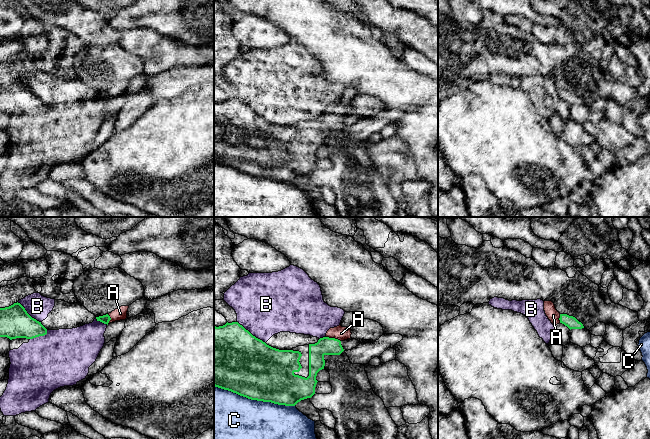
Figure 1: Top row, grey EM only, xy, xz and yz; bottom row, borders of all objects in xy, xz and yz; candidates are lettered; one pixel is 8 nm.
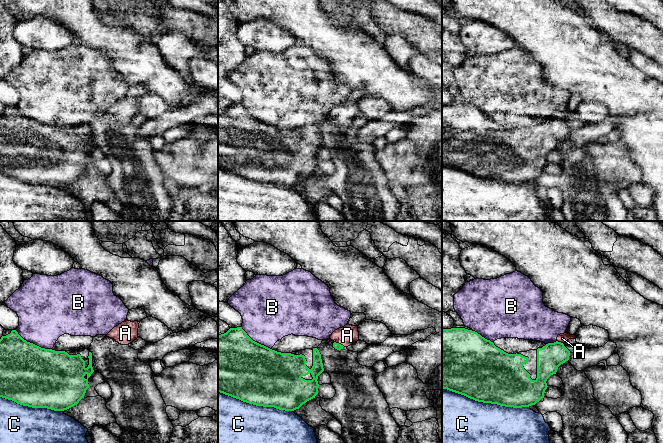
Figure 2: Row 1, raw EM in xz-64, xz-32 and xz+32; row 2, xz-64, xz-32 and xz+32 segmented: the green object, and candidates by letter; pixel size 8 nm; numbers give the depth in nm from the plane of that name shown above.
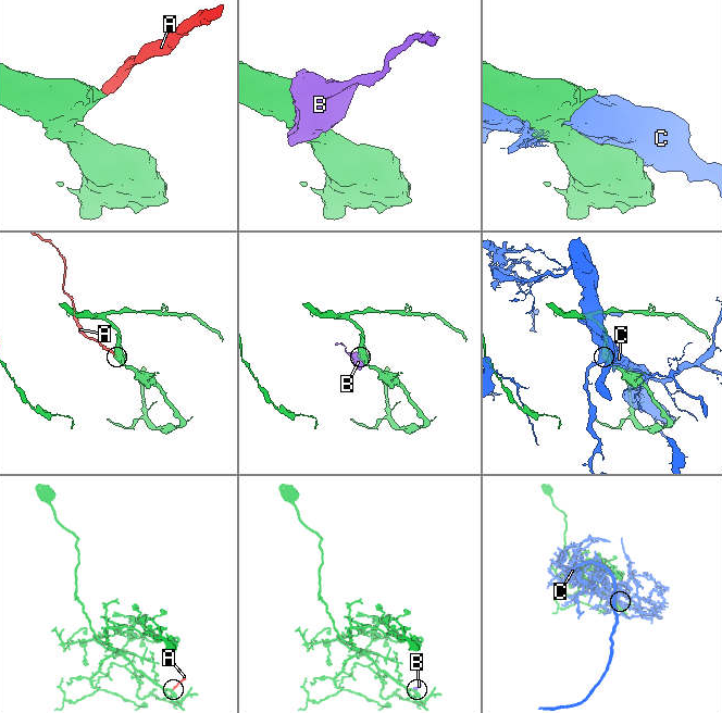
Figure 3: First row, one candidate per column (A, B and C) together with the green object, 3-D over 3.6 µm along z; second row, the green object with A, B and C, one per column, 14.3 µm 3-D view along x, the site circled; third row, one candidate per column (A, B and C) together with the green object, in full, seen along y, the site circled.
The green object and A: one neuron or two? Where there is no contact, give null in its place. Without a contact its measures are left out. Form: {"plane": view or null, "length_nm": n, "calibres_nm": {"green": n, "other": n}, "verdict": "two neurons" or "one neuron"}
{"plane": "xz", "length_nm": 130, "calibres_nm": {"green": 140, "other": 110}, "verdict": "one neuron"}

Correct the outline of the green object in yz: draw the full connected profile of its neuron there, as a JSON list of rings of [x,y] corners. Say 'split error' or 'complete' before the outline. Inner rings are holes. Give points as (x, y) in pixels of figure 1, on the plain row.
split error; [[[544,77],[544,87],[548,95],[555,102],[559,99],[562,99],[570,106],[584,104],[583,100],[579,98],[575,93],[569,92],[567,90],[560,90],[556,86],[555,81],[552,77]]]

